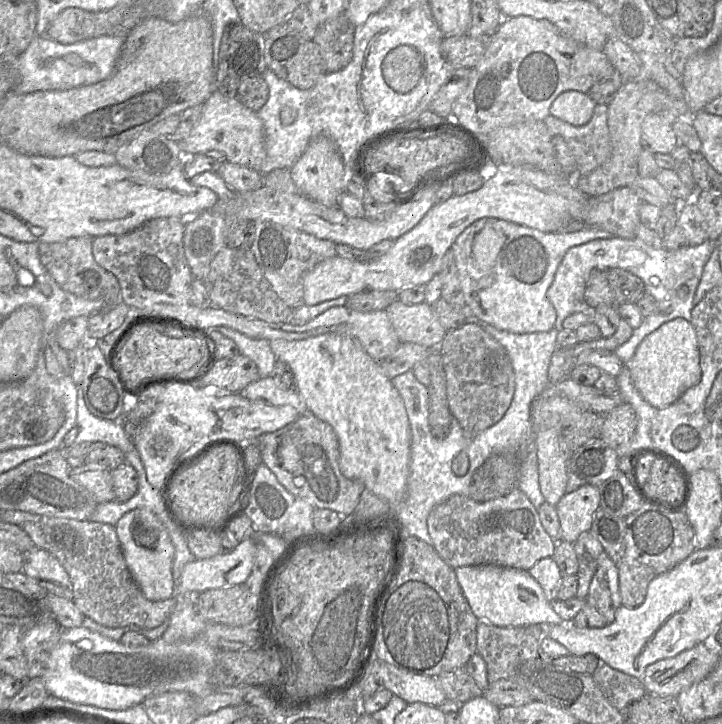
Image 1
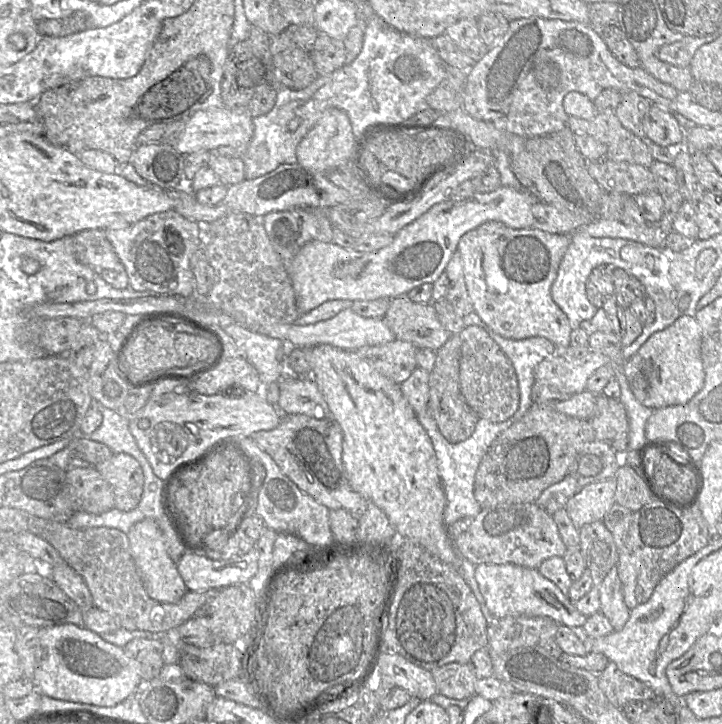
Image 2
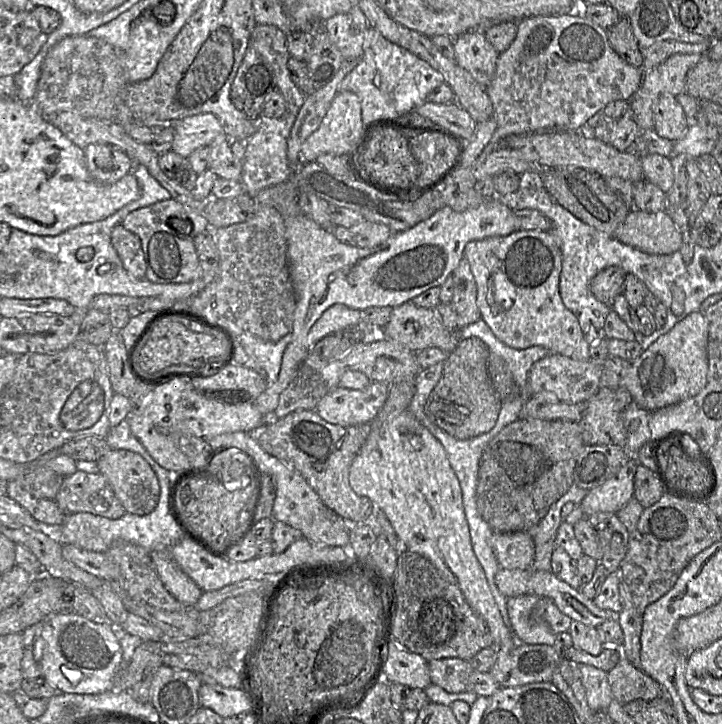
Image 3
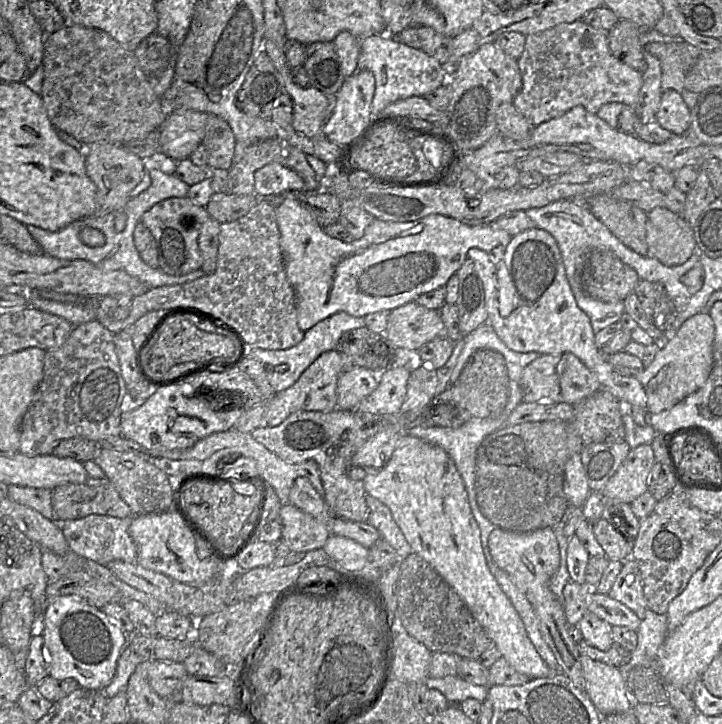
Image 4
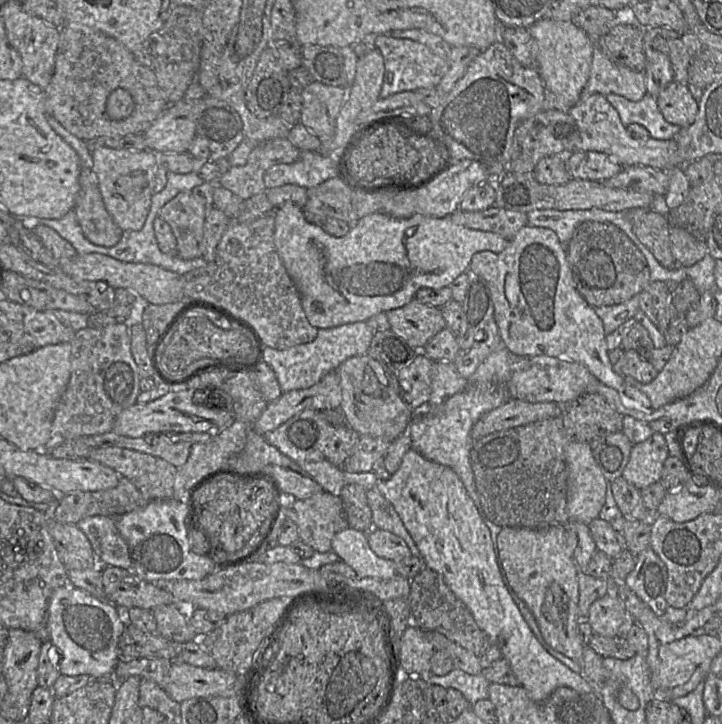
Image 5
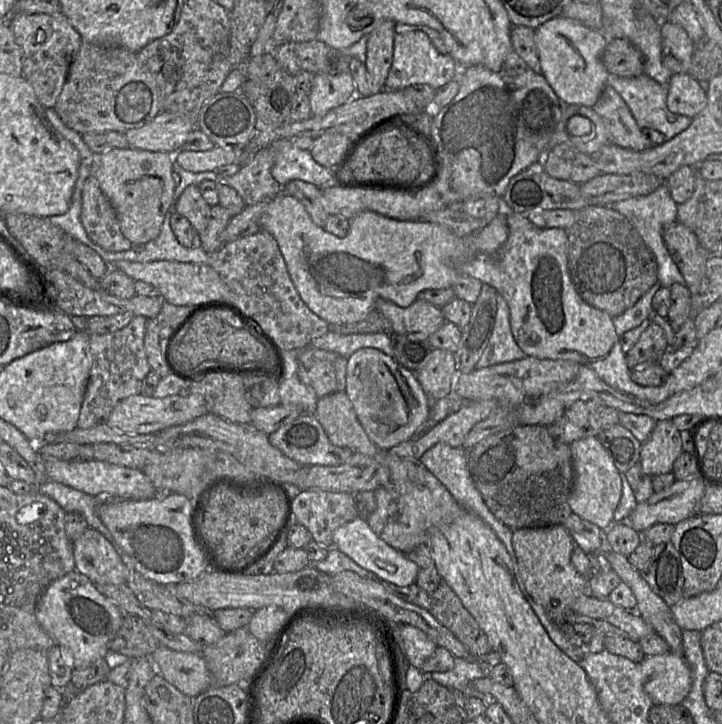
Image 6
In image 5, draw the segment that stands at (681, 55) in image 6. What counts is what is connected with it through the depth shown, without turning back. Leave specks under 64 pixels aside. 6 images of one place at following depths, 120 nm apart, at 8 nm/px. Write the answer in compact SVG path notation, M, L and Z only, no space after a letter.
M647 28L643 30L643 48L646 57L644 70L646 93L657 98L661 91L674 81L673 70L667 55L654 50L651 46L655 37L677 39L681 35L670 28Z

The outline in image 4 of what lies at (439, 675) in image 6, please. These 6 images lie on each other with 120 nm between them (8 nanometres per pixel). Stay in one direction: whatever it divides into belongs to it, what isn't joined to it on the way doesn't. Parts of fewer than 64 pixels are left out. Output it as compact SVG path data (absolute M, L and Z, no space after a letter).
M449 675L443 678L429 677L425 681L429 689L439 690L451 705L459 705L462 701L473 698L480 702L487 699L489 687L467 682L459 675Z

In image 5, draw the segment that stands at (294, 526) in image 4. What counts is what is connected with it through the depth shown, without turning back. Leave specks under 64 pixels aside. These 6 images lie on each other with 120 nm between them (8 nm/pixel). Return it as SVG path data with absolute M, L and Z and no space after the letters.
M324 490L307 499L288 499L283 506L286 518L298 528L299 539L315 552L330 551L333 536L349 527L340 496Z

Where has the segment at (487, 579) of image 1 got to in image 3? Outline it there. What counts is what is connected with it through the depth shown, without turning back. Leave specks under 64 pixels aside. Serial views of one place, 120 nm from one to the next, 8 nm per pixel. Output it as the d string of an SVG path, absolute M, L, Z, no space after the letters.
M500 568L495 575L495 584L499 592L507 598L525 594L533 594L549 598L558 609L570 617L573 621L581 622L587 626L597 627L607 620L617 620L619 613L612 610L604 610L595 605L593 600L585 597L580 589L574 589L566 582L560 580L551 571L534 570L509 570Z

